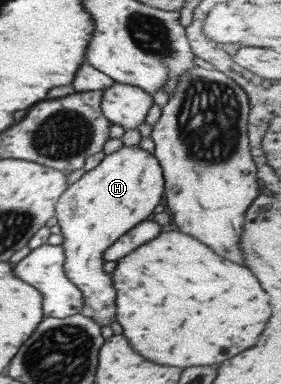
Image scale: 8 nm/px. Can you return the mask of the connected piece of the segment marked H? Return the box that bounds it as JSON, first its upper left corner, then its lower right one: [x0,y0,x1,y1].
[54,146,163,327]

